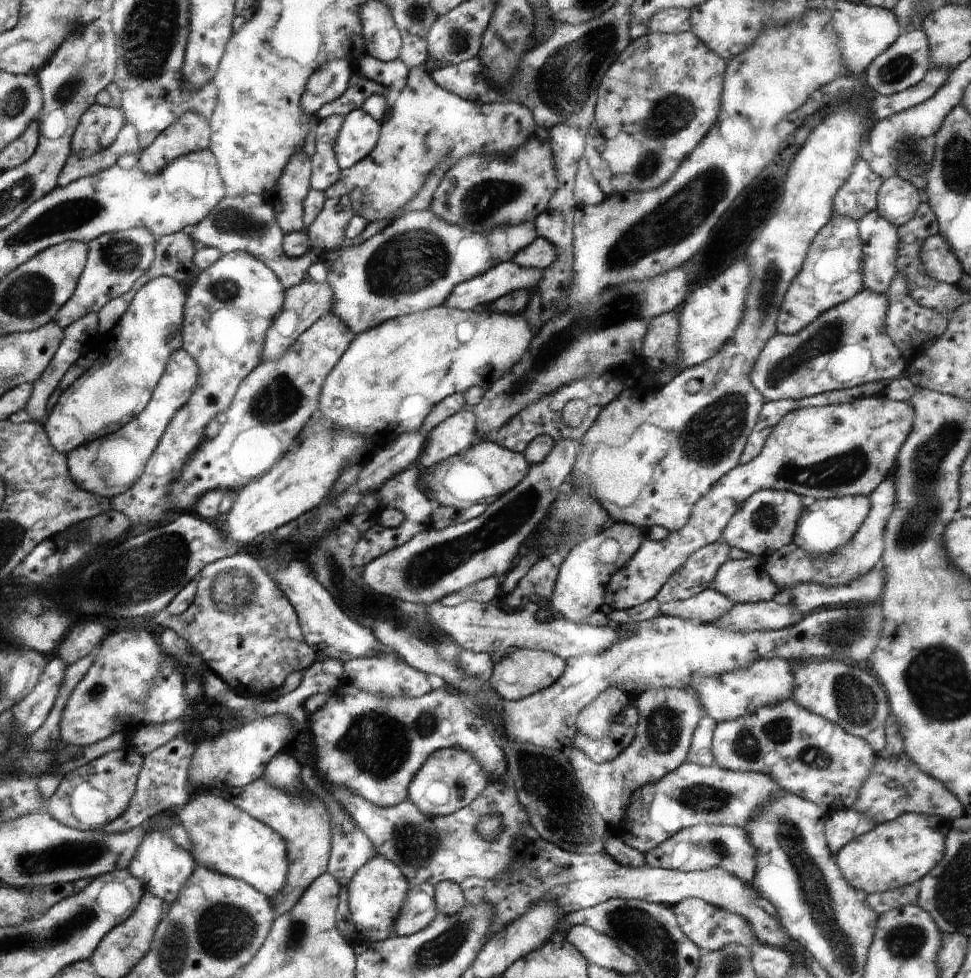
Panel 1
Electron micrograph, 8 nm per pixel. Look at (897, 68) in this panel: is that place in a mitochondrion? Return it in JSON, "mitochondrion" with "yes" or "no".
{"mitochondrion":"yes"}

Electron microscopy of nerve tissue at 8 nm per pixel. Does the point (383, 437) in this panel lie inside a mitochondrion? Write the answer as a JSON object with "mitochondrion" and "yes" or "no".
{"mitochondrion":"no"}

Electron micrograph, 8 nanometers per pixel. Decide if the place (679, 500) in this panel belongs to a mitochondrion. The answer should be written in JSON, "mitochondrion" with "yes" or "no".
{"mitochondrion":"no"}

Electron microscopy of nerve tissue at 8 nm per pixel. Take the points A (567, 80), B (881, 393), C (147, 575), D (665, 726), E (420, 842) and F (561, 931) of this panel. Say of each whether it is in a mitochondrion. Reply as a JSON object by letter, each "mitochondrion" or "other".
{"A":"mitochondrion","B":"other","C":"mitochondrion","D":"mitochondrion","E":"mitochondrion","F":"other"}

